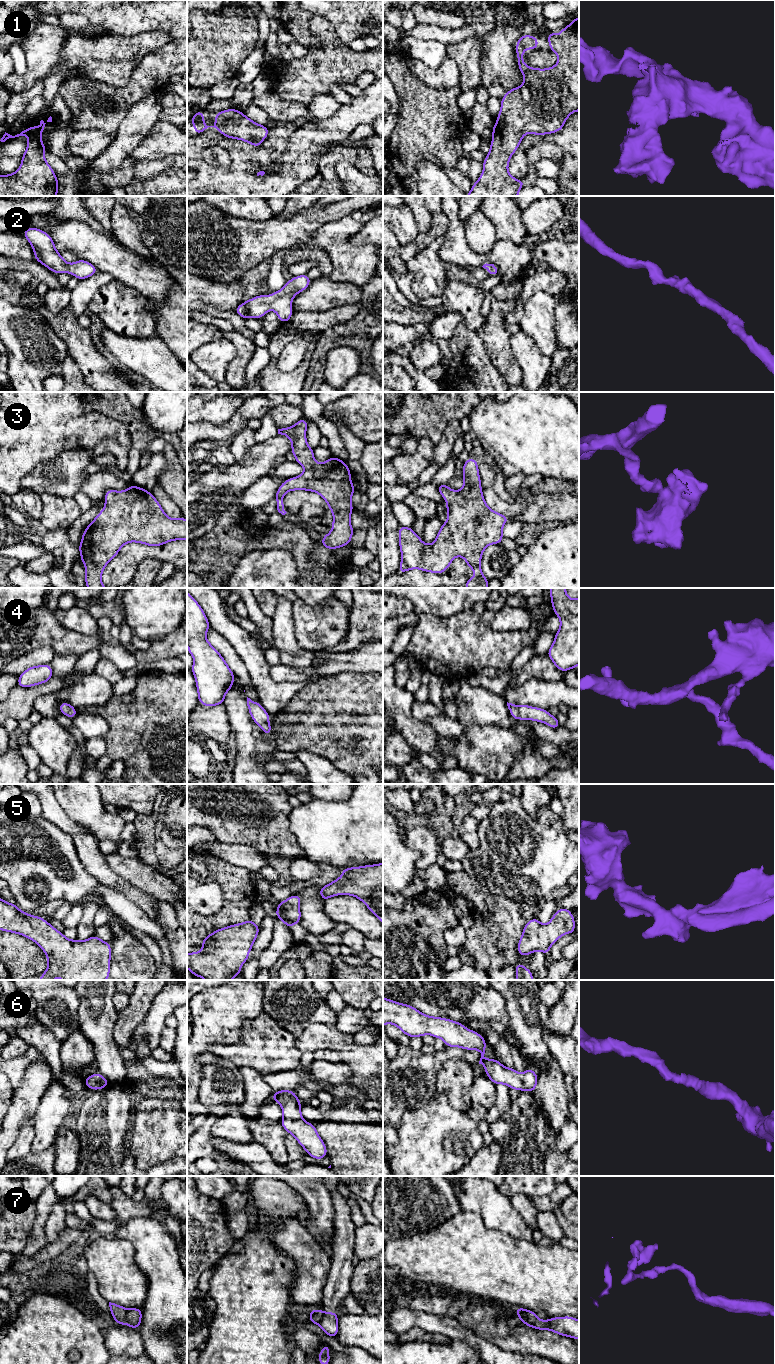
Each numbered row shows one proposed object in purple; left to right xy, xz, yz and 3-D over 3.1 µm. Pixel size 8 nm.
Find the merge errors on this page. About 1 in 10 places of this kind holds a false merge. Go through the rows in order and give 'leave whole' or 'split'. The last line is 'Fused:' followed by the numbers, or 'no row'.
1: leave whole
2: leave whole
3: leave whole
4: leave whole
5: leave whole
6: leave whole
7: split
Fused: 7

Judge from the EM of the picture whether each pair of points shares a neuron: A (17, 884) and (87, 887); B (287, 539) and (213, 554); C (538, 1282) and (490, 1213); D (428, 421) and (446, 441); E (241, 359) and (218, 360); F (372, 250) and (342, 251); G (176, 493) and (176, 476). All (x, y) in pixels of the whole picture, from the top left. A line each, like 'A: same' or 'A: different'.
A: same
B: same
C: different
D: different
E: different
F: same
G: same

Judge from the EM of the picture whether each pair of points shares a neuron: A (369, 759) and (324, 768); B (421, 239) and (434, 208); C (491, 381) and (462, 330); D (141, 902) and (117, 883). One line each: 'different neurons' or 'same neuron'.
A: different neurons
B: different neurons
C: same neuron
D: same neuron

